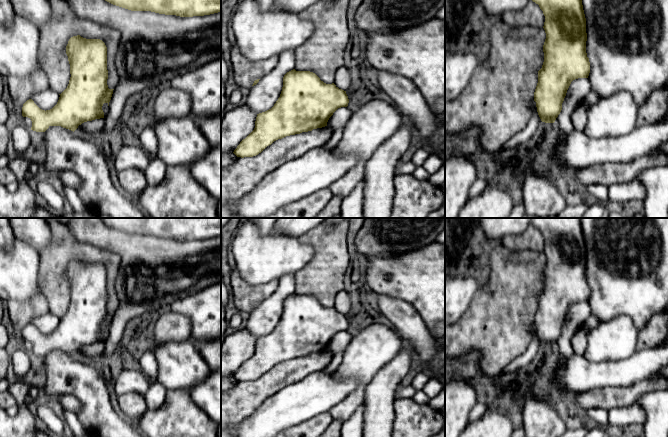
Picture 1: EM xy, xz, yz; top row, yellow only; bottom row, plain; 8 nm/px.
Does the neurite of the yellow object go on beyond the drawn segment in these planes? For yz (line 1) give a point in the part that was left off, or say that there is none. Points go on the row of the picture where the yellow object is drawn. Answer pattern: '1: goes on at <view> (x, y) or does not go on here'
1: does not go on here

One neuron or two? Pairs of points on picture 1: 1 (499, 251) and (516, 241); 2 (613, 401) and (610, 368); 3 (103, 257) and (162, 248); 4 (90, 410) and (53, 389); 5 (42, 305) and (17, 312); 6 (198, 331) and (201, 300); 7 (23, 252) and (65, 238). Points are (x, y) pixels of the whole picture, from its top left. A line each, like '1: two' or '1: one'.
1: two
2: two
3: two
4: one
5: one
6: one
7: two

